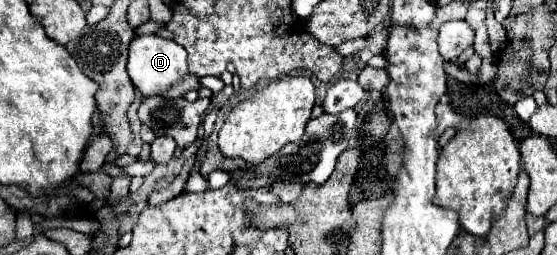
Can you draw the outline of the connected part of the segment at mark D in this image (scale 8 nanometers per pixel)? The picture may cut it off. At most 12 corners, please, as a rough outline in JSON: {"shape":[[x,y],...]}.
{"shape":[[138,35],[128,75],[144,97],[160,95],[188,73],[186,49]]}

